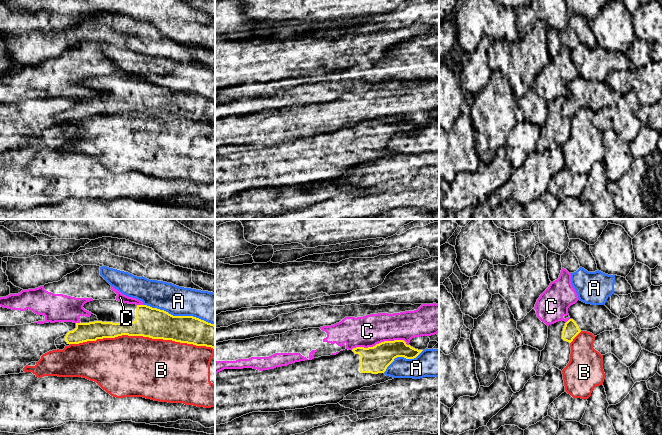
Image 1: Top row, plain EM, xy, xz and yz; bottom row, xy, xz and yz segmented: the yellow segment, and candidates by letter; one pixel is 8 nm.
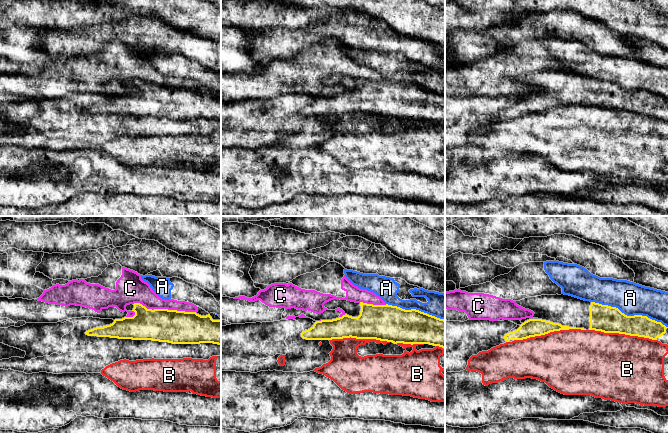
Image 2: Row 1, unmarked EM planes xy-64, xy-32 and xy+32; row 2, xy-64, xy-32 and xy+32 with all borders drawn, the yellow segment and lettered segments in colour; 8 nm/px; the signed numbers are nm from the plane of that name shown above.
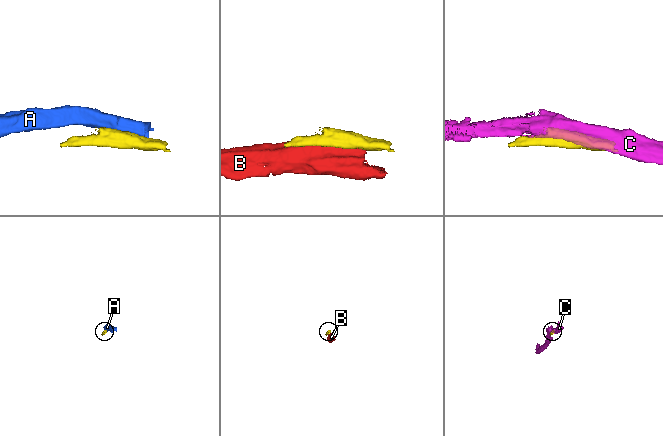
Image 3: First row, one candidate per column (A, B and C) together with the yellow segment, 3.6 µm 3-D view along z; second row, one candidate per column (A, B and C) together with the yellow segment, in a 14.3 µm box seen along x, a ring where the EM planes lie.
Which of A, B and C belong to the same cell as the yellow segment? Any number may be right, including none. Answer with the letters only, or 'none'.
none

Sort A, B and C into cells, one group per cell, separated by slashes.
A / B / C

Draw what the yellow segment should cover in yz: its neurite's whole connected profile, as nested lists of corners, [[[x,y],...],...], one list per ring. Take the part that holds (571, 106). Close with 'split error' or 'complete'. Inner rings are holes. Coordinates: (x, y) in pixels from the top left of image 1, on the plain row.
[[[578,76],[568,84],[570,95],[565,99],[562,115],[571,119],[581,108],[587,107],[594,112],[604,107],[618,104],[619,94],[605,81],[591,81]]]; split error

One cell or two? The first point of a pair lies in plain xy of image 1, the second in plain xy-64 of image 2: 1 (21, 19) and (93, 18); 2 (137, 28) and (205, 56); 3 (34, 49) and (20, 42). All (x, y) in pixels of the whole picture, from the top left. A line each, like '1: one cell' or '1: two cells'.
1: one cell
2: one cell
3: two cells

